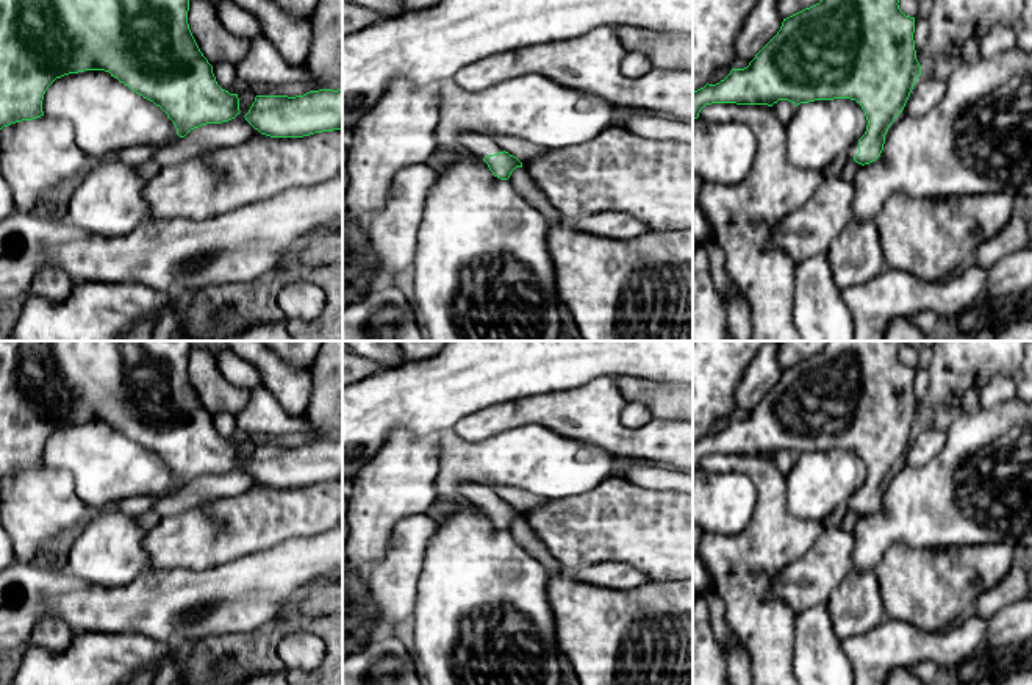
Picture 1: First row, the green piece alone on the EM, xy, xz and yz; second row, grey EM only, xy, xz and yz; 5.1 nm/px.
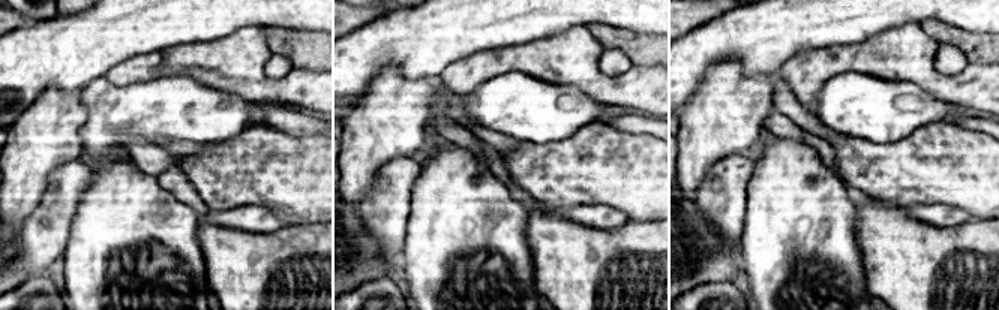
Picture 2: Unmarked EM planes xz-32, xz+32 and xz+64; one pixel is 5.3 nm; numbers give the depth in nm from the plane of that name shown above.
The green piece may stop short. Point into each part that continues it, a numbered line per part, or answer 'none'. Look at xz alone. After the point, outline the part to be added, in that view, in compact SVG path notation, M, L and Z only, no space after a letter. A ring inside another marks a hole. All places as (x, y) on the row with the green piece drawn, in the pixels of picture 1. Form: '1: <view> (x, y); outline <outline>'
1: xz (482, 146); outline M463 133L460 142L468 153L480 158L503 152L496 139L486 134Z

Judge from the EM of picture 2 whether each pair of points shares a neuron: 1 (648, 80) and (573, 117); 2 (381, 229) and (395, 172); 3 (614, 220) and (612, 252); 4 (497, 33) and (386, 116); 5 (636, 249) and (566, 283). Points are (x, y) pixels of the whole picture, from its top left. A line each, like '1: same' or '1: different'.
1: different
2: same
3: different
4: different
5: same

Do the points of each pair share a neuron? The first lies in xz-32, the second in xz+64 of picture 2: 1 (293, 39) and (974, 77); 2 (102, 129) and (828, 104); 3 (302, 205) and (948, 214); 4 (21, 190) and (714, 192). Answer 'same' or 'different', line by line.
1: different
2: same
3: different
4: different

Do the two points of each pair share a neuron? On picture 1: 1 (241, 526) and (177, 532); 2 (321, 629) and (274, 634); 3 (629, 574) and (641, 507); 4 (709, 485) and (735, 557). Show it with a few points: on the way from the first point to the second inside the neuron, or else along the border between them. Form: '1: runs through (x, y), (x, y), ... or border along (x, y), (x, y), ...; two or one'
1: runs through (225, 538), (193, 538); one
2: runs through (310, 626), (285, 627); one
3: border along (594, 563), (627, 563), (648, 580); two
4: border along (754, 510), (749, 521), (738, 532), (709, 534); two

